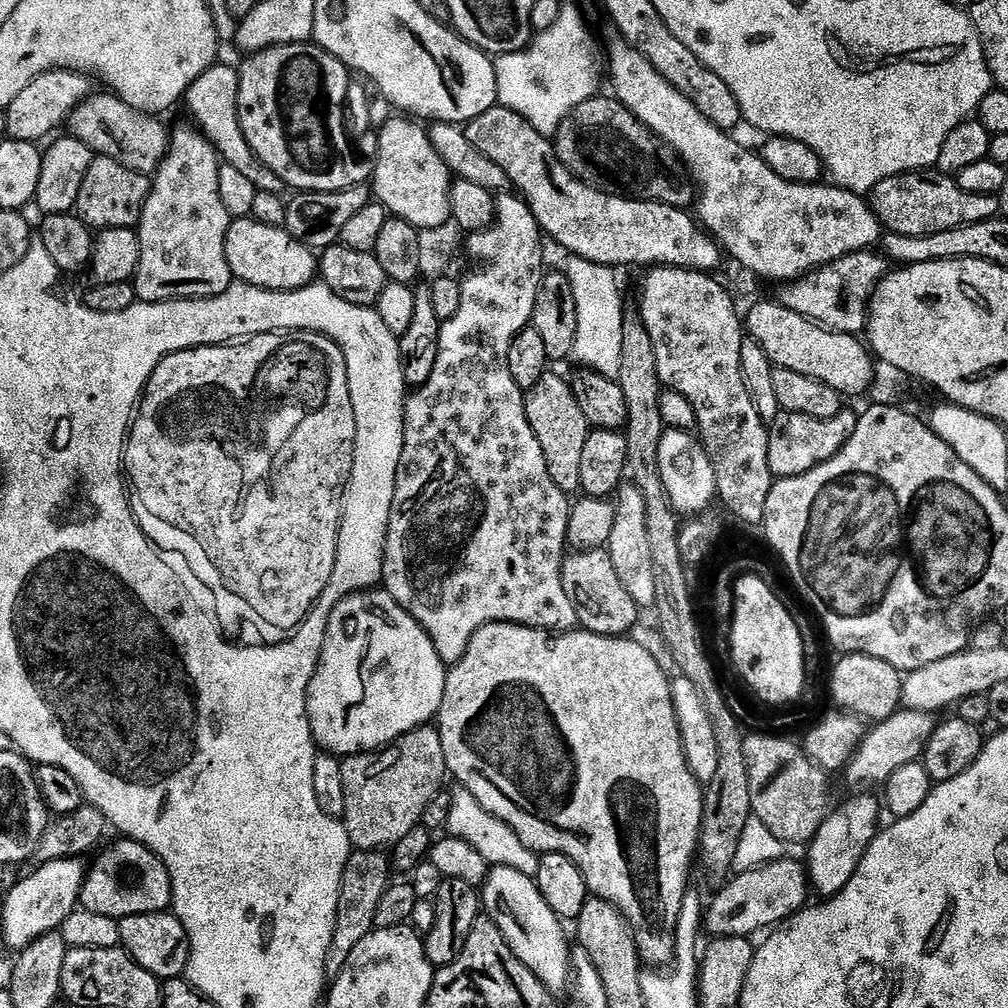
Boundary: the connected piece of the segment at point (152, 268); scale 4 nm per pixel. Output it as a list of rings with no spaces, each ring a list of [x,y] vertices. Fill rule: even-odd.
[[[169,147],[160,169],[150,184],[148,201],[142,210],[138,225],[142,262],[138,262],[135,285],[136,298],[142,304],[161,304],[171,300],[205,300],[222,294],[234,282],[230,262],[226,262],[226,230],[233,217],[222,206],[222,194],[218,194],[218,178],[222,161],[215,148]]]

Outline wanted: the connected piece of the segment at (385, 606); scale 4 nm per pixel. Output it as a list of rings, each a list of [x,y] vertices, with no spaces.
[[[365,590],[356,592],[353,596],[347,596],[330,614],[330,622],[326,626],[326,638],[320,655],[320,665],[316,667],[316,673],[308,687],[308,721],[312,727],[312,737],[325,753],[341,758],[375,754],[387,748],[389,744],[396,743],[406,733],[425,727],[429,722],[437,719],[442,706],[442,694],[446,690],[447,677],[446,665],[440,661],[438,650],[432,639],[428,637],[428,631],[388,591]]]

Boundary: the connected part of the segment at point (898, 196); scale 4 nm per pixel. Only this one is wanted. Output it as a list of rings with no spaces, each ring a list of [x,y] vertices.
[[[921,170],[919,172],[904,172],[894,178],[886,178],[874,186],[870,193],[872,213],[879,218],[881,225],[891,234],[903,236],[930,236],[942,234],[944,230],[954,230],[967,224],[977,224],[987,220],[995,220],[1001,215],[1000,196],[987,196],[986,194],[970,194],[958,186],[955,179],[945,176],[939,170]]]

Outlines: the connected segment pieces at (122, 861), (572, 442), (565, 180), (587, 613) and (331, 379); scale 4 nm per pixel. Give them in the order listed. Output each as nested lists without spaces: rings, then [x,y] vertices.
[[[120,838],[117,841],[113,848],[106,849],[93,862],[92,868],[90,864],[90,867],[87,869],[84,884],[80,888],[80,904],[83,911],[102,914],[106,918],[117,922],[125,920],[127,916],[169,911],[172,903],[172,883],[164,863],[147,846],[139,844],[137,840]]]
[[[545,372],[538,386],[526,393],[524,405],[530,426],[538,438],[538,446],[542,446],[550,478],[554,478],[556,485],[564,492],[575,494],[581,491],[582,450],[586,450],[590,425],[586,422],[586,414],[578,410],[576,399],[572,396],[571,383],[567,379],[555,376],[554,372]]]
[[[495,107],[486,110],[478,118],[469,120],[464,128],[466,138],[470,138],[470,146],[474,146],[490,162],[496,162],[501,167],[509,185],[517,188],[519,199],[528,205],[529,210],[534,214],[534,218],[540,224],[541,233],[549,241],[557,240],[566,251],[572,252],[573,257],[581,260],[589,260],[595,264],[608,264],[608,204],[610,198],[604,192],[594,190],[589,184],[584,184],[576,179],[568,168],[562,166],[556,157],[556,150],[553,141],[547,136],[538,134],[526,118],[514,114],[514,110],[509,108]]]
[[[576,550],[565,555],[562,582],[570,602],[576,608],[576,619],[583,631],[599,636],[623,637],[631,633],[628,631],[642,615],[634,598],[630,598],[630,590],[622,586],[622,578],[618,578],[618,570],[614,570],[614,562],[610,562],[607,551]]]
[[[267,332],[227,346],[171,352],[156,367],[144,387],[144,395],[140,397],[128,434],[128,447],[124,449],[124,470],[130,485],[132,513],[136,515],[140,529],[161,552],[177,552],[188,563],[189,570],[216,595],[221,610],[228,612],[230,619],[240,619],[242,623],[249,624],[264,639],[261,641],[278,644],[287,641],[303,625],[326,590],[330,574],[334,574],[340,510],[344,502],[344,487],[348,485],[352,473],[355,445],[354,402],[350,402],[346,358],[328,336],[306,332]]]

